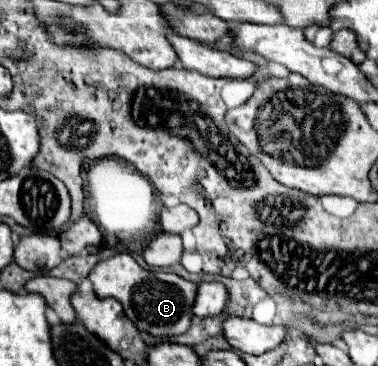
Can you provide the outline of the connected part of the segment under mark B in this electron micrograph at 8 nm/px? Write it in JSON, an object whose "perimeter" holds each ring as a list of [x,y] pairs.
{"perimeter":[[[127,252],[101,260],[89,272],[89,280],[97,296],[113,296],[123,304],[127,318],[137,326],[137,330],[147,332],[155,338],[171,338],[189,330],[197,284],[171,272],[147,272]]]}

